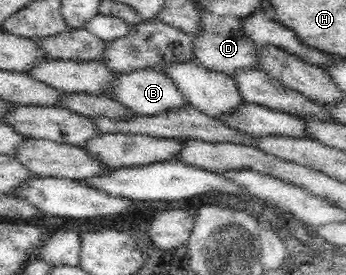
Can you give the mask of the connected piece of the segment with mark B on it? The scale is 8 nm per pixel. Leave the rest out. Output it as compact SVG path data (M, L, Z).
M145 68L118 74L111 97L129 106L138 115L153 116L179 111L189 103L174 80L158 68Z

